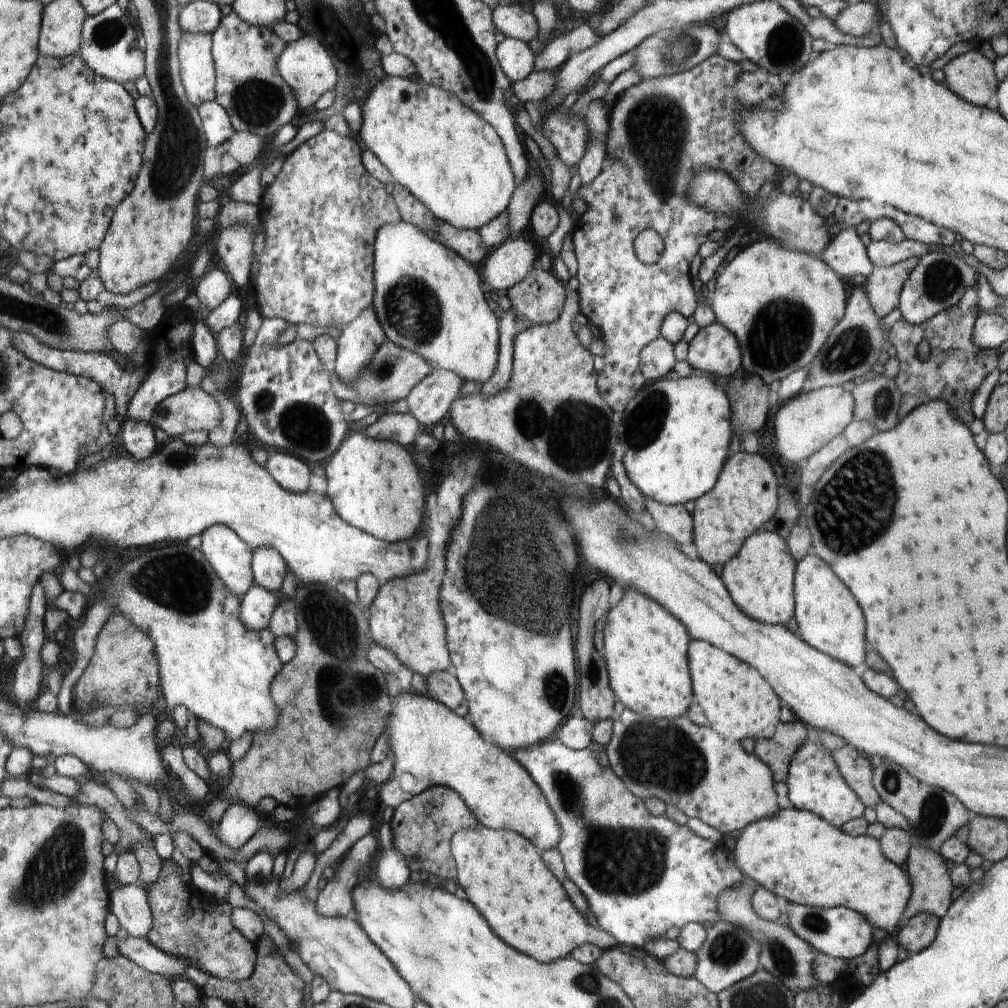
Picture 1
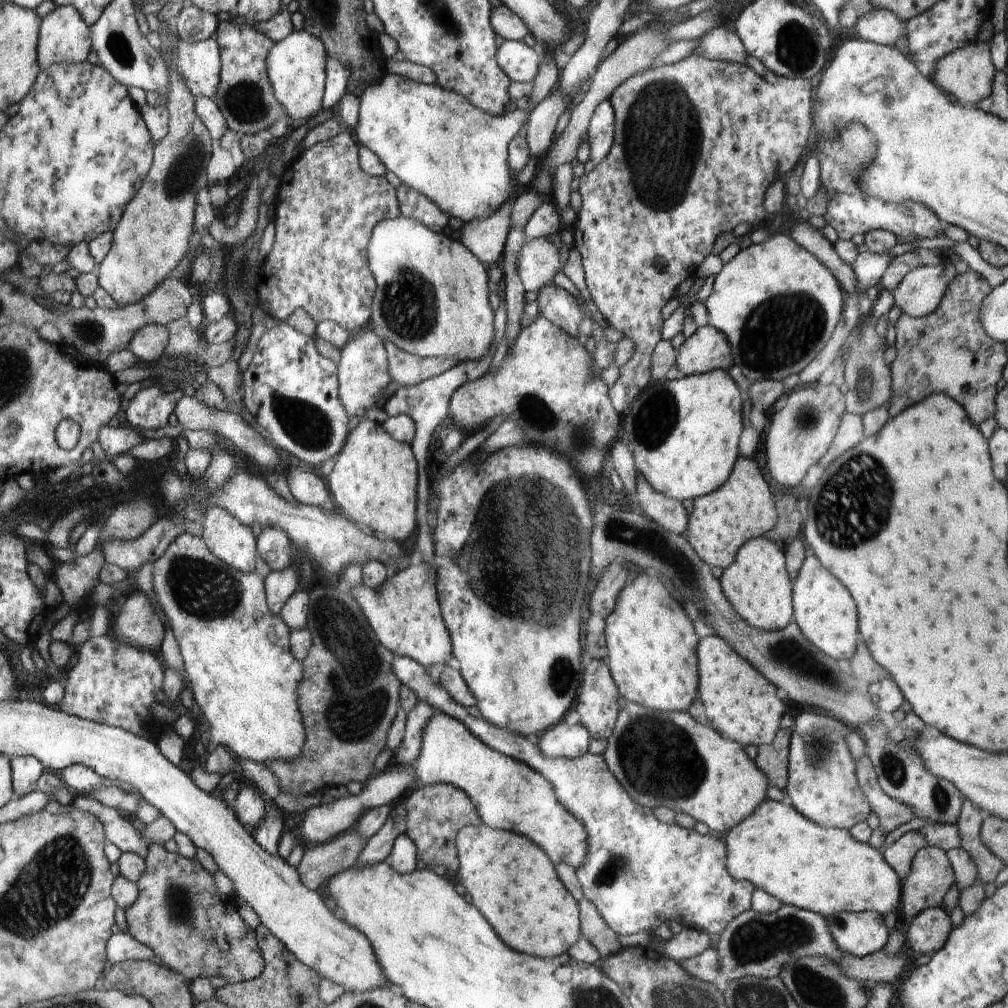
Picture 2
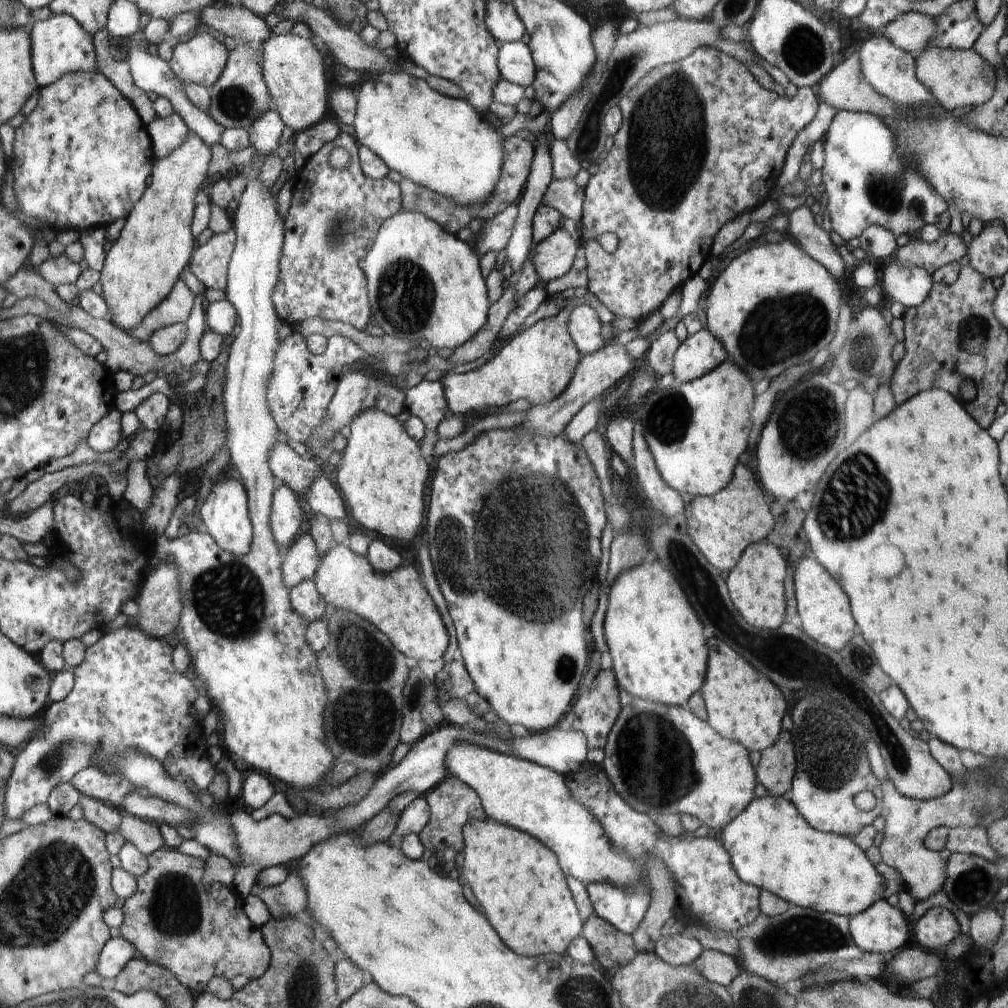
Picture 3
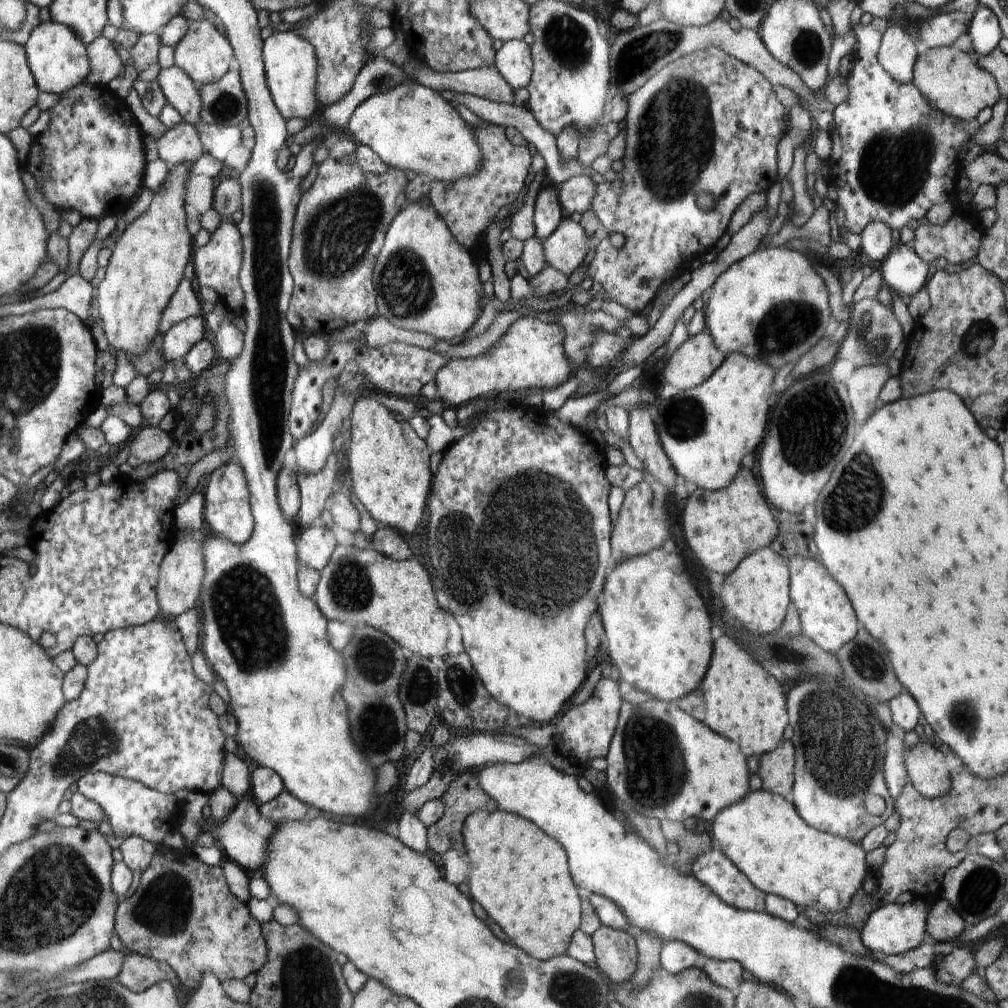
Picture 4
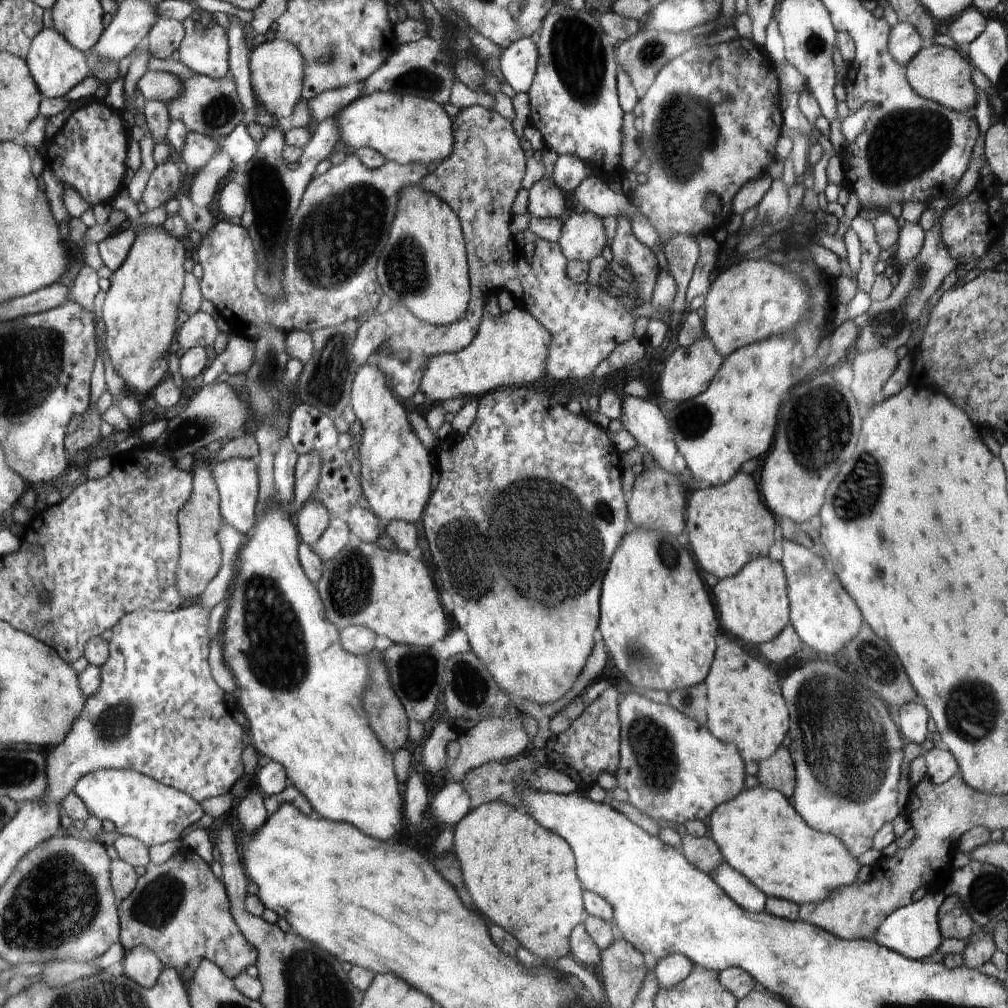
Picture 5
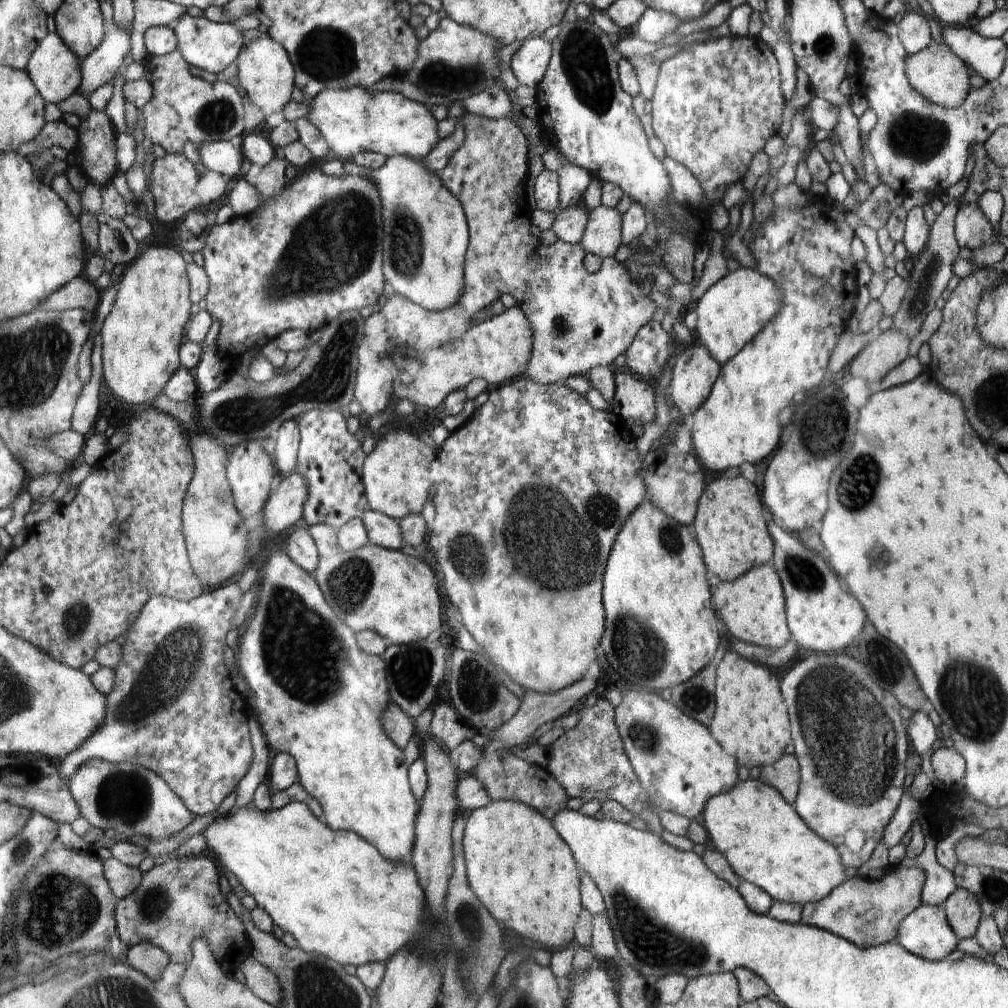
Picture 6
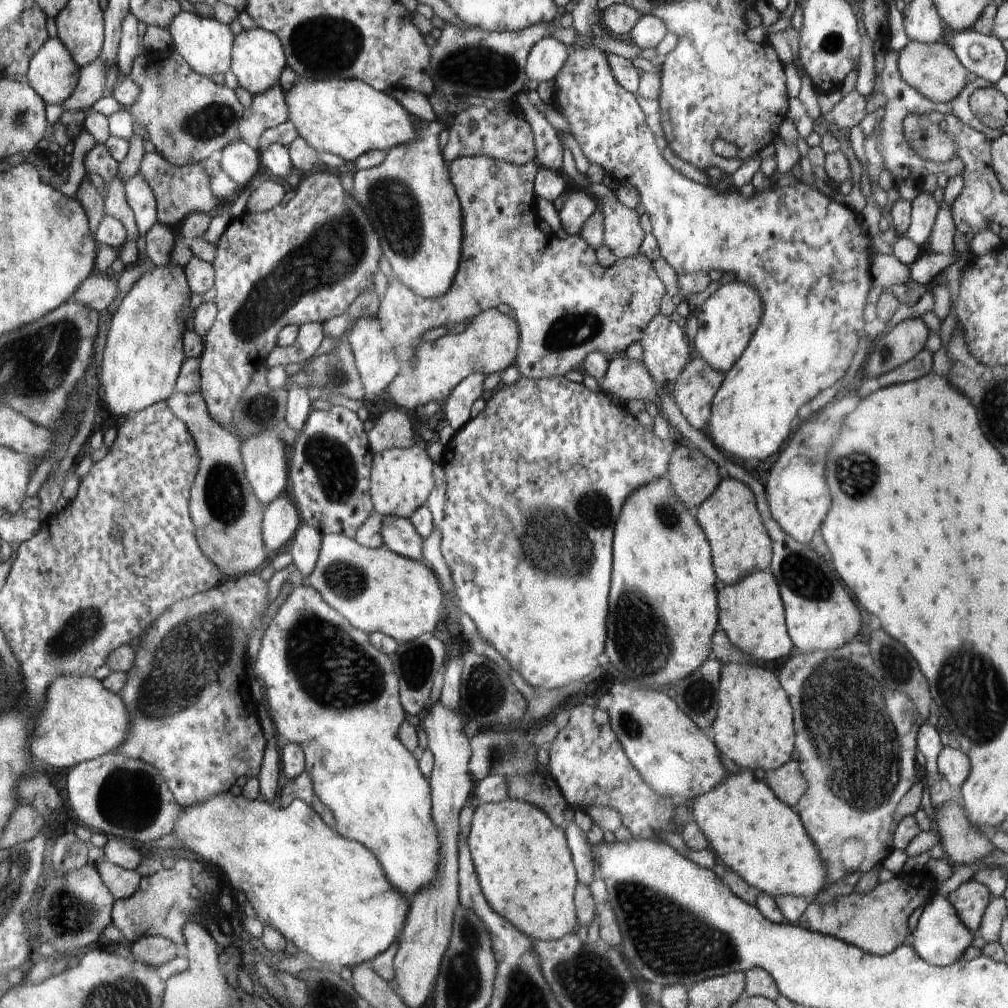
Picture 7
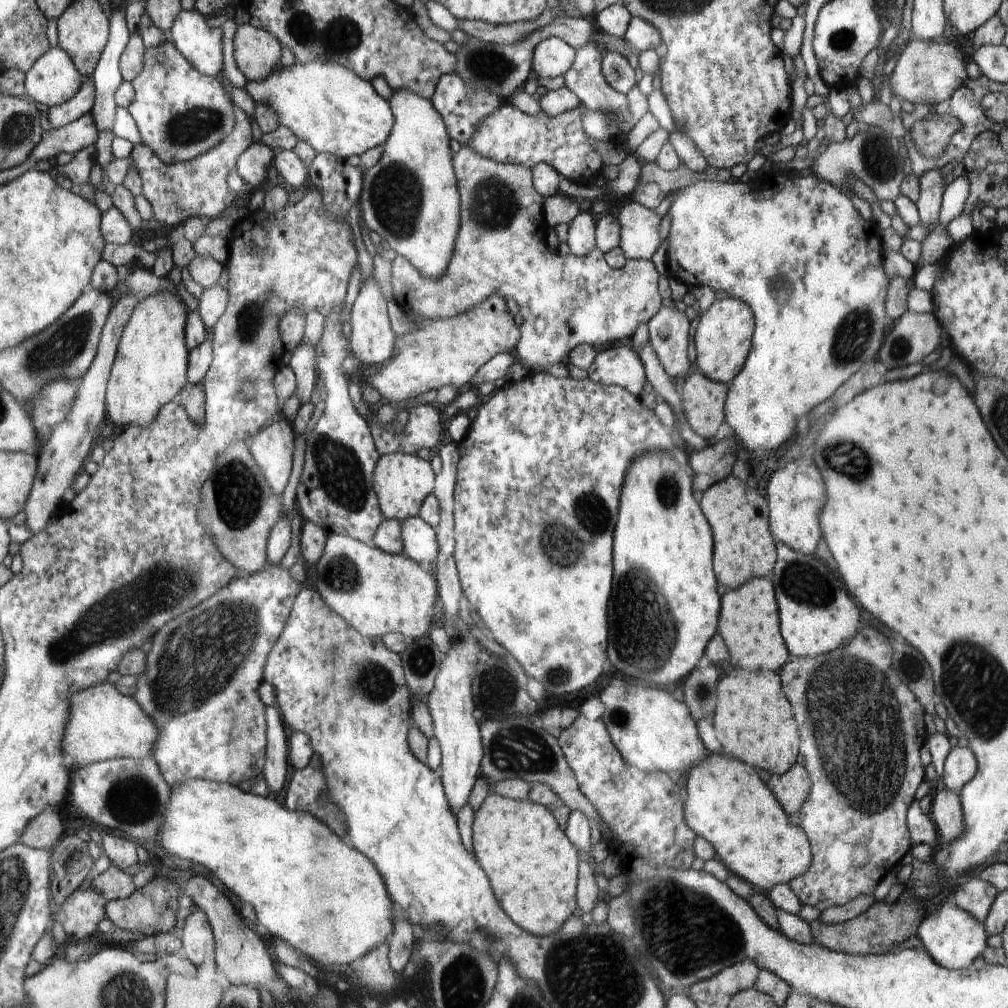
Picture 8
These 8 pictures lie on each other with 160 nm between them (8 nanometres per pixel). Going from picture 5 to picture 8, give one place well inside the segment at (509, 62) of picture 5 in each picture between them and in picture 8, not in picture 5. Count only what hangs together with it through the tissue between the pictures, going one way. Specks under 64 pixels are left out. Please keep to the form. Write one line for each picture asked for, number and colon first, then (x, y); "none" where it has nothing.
6: (529, 64)
7: (547, 57)
8: (552, 57)

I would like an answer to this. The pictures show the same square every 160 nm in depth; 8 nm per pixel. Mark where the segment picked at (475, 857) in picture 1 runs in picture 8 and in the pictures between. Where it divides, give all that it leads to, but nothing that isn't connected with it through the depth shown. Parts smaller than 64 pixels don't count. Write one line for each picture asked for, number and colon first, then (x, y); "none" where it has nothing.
2: (510, 878)
3: (541, 917)
4: (519, 875)
5: (522, 876)
6: (519, 866)
7: (523, 862)
8: (531, 865)

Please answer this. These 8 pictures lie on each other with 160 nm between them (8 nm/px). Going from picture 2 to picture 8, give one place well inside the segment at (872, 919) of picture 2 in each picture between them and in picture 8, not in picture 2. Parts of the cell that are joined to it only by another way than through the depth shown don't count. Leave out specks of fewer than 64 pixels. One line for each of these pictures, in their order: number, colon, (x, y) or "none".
3: (884, 929)
4: (894, 928)
5: (913, 931)
6: (926, 932)
7: (940, 938)
8: (953, 938)

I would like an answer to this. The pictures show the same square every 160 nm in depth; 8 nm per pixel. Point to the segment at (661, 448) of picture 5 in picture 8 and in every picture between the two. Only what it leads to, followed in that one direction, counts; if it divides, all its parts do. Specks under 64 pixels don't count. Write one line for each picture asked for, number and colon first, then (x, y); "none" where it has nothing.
6: (634, 398)
7: (629, 379)
8: (621, 366)

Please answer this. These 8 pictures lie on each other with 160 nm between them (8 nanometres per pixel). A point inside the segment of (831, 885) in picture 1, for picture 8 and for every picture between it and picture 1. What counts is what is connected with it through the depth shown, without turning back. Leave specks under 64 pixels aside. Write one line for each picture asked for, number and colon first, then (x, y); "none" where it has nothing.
2: (826, 870)
3: (770, 844)
4: (762, 835)
5: (760, 835)
6: (764, 840)
7: (751, 832)
8: (726, 804)

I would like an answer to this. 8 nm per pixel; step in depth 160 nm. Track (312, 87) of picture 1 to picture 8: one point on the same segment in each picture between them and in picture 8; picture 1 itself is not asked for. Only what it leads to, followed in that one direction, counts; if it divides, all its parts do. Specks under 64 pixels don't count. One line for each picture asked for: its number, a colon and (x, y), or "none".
2: (295, 65)
3: (293, 69)
4: (291, 66)
5: (277, 68)
6: (264, 67)
7: (258, 57)
8: (256, 53)

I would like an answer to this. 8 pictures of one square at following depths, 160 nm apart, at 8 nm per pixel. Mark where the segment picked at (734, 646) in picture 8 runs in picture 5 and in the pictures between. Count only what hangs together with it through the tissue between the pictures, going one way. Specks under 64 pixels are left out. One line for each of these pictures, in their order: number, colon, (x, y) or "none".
5: (753, 604)
6: (753, 608)
7: (751, 613)

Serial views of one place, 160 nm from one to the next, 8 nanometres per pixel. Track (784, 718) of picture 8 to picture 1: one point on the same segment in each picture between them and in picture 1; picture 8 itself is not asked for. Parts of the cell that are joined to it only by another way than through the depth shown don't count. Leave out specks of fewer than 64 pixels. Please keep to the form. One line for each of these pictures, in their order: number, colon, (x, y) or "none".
1: (738, 703)
2: (730, 687)
3: (742, 705)
4: (744, 703)
5: (744, 702)
6: (750, 717)
7: (754, 727)

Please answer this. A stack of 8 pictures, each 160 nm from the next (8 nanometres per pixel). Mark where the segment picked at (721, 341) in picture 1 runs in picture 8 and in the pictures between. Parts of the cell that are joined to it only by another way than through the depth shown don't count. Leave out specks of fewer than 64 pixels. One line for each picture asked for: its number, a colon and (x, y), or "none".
2: (707, 349)
3: (700, 353)
4: (695, 360)
5: (689, 371)
6: (694, 370)
7: (694, 389)
8: (703, 400)

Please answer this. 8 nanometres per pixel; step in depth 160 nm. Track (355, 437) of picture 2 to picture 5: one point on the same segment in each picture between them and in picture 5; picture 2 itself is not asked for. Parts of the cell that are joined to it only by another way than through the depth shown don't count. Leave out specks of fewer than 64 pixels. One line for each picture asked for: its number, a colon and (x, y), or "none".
3: (382, 476)
4: (389, 464)
5: (396, 471)

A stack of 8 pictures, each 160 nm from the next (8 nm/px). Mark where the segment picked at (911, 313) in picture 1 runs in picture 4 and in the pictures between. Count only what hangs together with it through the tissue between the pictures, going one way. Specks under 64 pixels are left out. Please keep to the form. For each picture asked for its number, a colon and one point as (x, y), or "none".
2: (920, 292)
3: (910, 286)
4: (903, 271)

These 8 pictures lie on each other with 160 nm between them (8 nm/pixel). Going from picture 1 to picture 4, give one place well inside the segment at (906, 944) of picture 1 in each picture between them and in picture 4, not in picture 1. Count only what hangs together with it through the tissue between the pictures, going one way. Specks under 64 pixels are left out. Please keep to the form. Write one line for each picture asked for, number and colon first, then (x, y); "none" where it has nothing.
2: (928, 931)
3: (935, 929)
4: (943, 924)

